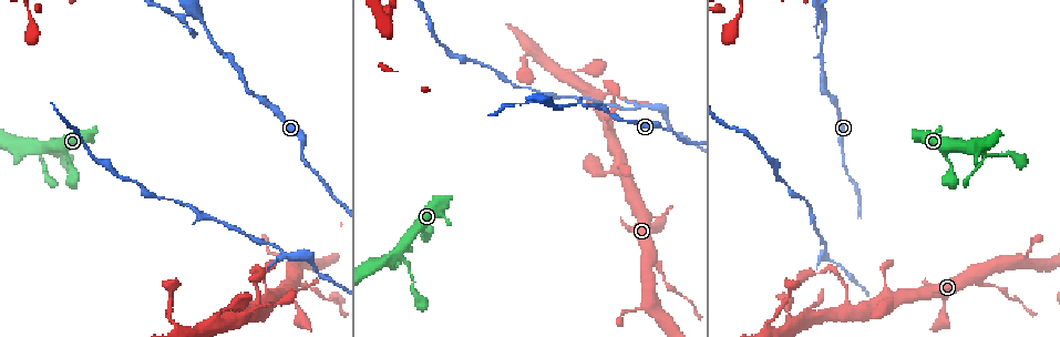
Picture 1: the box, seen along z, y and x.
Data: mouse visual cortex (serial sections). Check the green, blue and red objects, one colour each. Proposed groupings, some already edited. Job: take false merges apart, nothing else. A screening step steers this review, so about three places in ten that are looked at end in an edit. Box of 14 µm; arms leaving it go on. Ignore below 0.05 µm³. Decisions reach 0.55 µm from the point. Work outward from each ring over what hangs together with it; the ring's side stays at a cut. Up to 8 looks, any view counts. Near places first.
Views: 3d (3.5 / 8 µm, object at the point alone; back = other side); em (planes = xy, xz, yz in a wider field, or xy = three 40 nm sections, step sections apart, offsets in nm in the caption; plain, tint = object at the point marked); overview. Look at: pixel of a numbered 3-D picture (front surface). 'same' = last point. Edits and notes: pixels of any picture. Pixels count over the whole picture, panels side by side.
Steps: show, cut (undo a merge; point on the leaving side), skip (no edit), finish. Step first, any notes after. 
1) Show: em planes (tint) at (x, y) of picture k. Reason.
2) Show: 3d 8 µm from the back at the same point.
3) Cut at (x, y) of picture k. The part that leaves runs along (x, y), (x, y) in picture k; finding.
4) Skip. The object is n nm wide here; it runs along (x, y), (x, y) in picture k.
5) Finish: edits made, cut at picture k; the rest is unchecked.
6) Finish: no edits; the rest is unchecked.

Show: 3d 8 µm at (616, 171) of picture 1. A narrow waist.

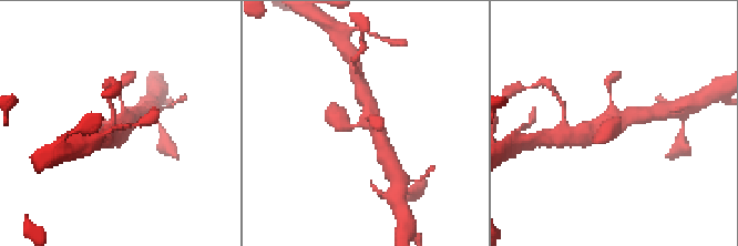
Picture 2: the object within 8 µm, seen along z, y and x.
Show: em xy step 3 (tint) at (364, 121) of picture 2. 4 arms meet here; the arms are 150, 250, 500, 500 nm wide.

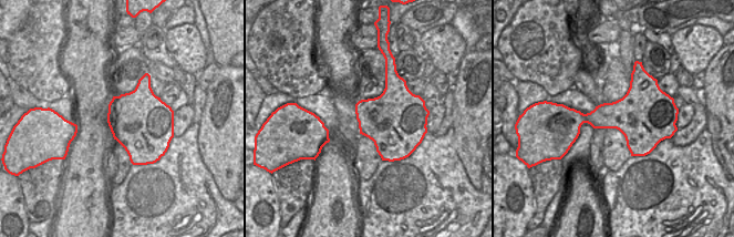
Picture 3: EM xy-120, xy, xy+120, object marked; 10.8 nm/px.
Skip. The object is 600 nm wide here; it runs along (381, 143), (362, 90) in picture 2; continuous, no second cell.

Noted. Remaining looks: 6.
Show: 3d 3.5 µm at (977, 281) of picture 1. Thin arm on a thick one.

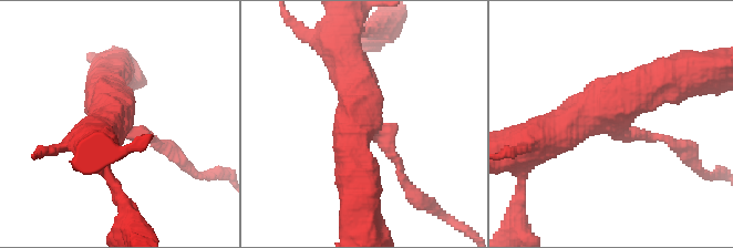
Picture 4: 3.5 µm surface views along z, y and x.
Show: em xy step 3 (tint) at (615, 123) of picture 4. 3 arms meet here; the arms are 200, 500, 600 nm wide; now the EM.

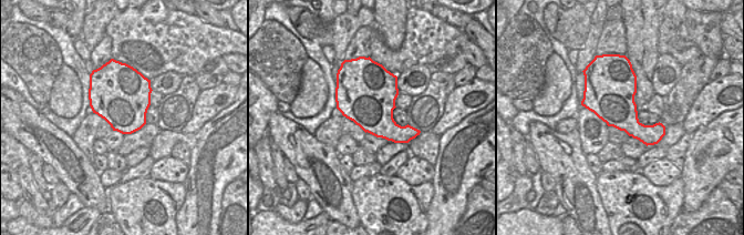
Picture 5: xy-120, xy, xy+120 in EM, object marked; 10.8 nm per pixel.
Show: em planes (tint) at the same point. Cut it another way.

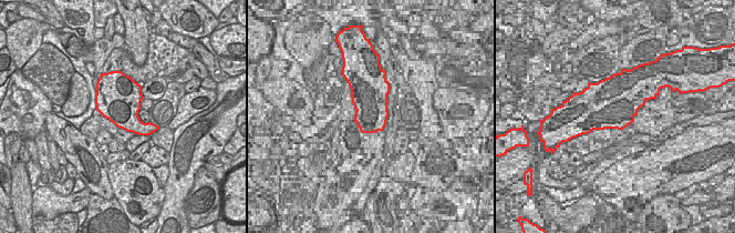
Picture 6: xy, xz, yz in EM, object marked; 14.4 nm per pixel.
Cut at (400, 167) of picture 4. The part that leaves runs along (380, 133), (403, 184), (434, 209) in picture 4; two cells meet here.

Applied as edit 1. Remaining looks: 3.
Show: overview.

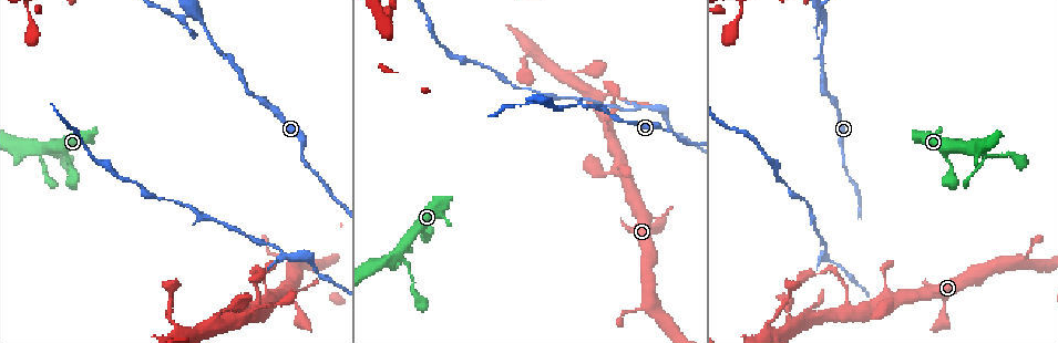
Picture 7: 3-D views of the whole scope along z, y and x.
Show: 3d 3.5 µm at (547, 104) of picture 7. Small branch off a trunk.

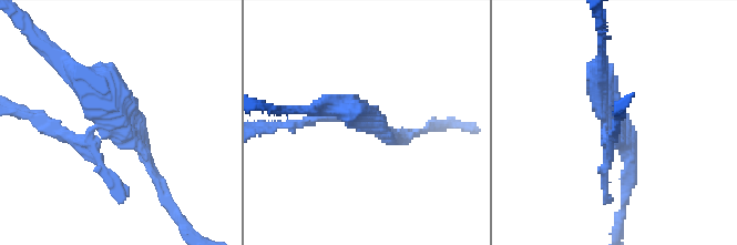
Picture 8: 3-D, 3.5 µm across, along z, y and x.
Show: em xy step 3 (tint) at (363, 119) of picture 8.

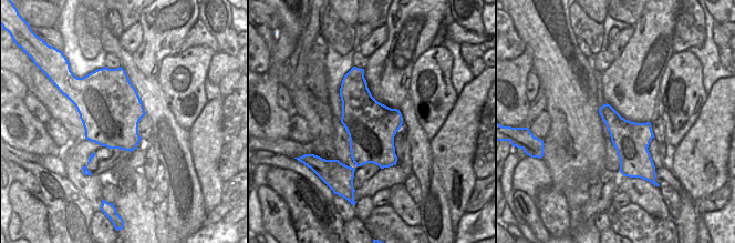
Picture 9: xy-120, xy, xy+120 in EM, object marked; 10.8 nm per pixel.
Cut at (54, 132) of picture 8. The part that leaves runs along (93, 129), (69, 140), (24, 112) in picture 8; a second cell is stuck on.

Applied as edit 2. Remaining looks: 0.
Finish: edits made, cut at picture 4, cut at picture 8; the rest is unchecked.

